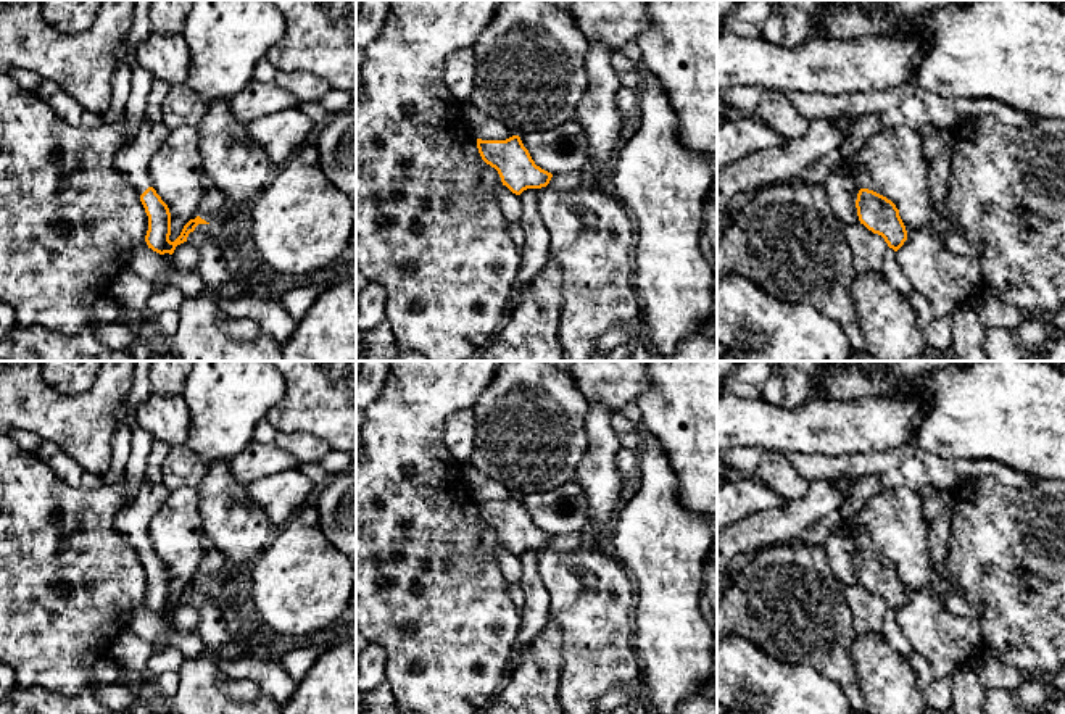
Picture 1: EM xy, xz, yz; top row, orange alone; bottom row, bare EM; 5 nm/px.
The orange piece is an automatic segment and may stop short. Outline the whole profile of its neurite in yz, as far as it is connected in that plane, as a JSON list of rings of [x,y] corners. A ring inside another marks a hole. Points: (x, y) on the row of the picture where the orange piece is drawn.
[[[860,189],[856,208],[860,224],[881,235],[889,248],[897,251],[904,245],[907,230],[891,200],[873,190]]]

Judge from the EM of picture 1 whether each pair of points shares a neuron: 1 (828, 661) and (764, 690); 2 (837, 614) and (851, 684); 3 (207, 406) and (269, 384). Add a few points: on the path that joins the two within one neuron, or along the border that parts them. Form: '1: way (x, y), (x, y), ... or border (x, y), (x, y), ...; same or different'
1: border (777, 658), (812, 666), (843, 692); different
2: way (837, 632), (837, 666); same
3: way (223, 397), (232, 387), (253, 386); same

